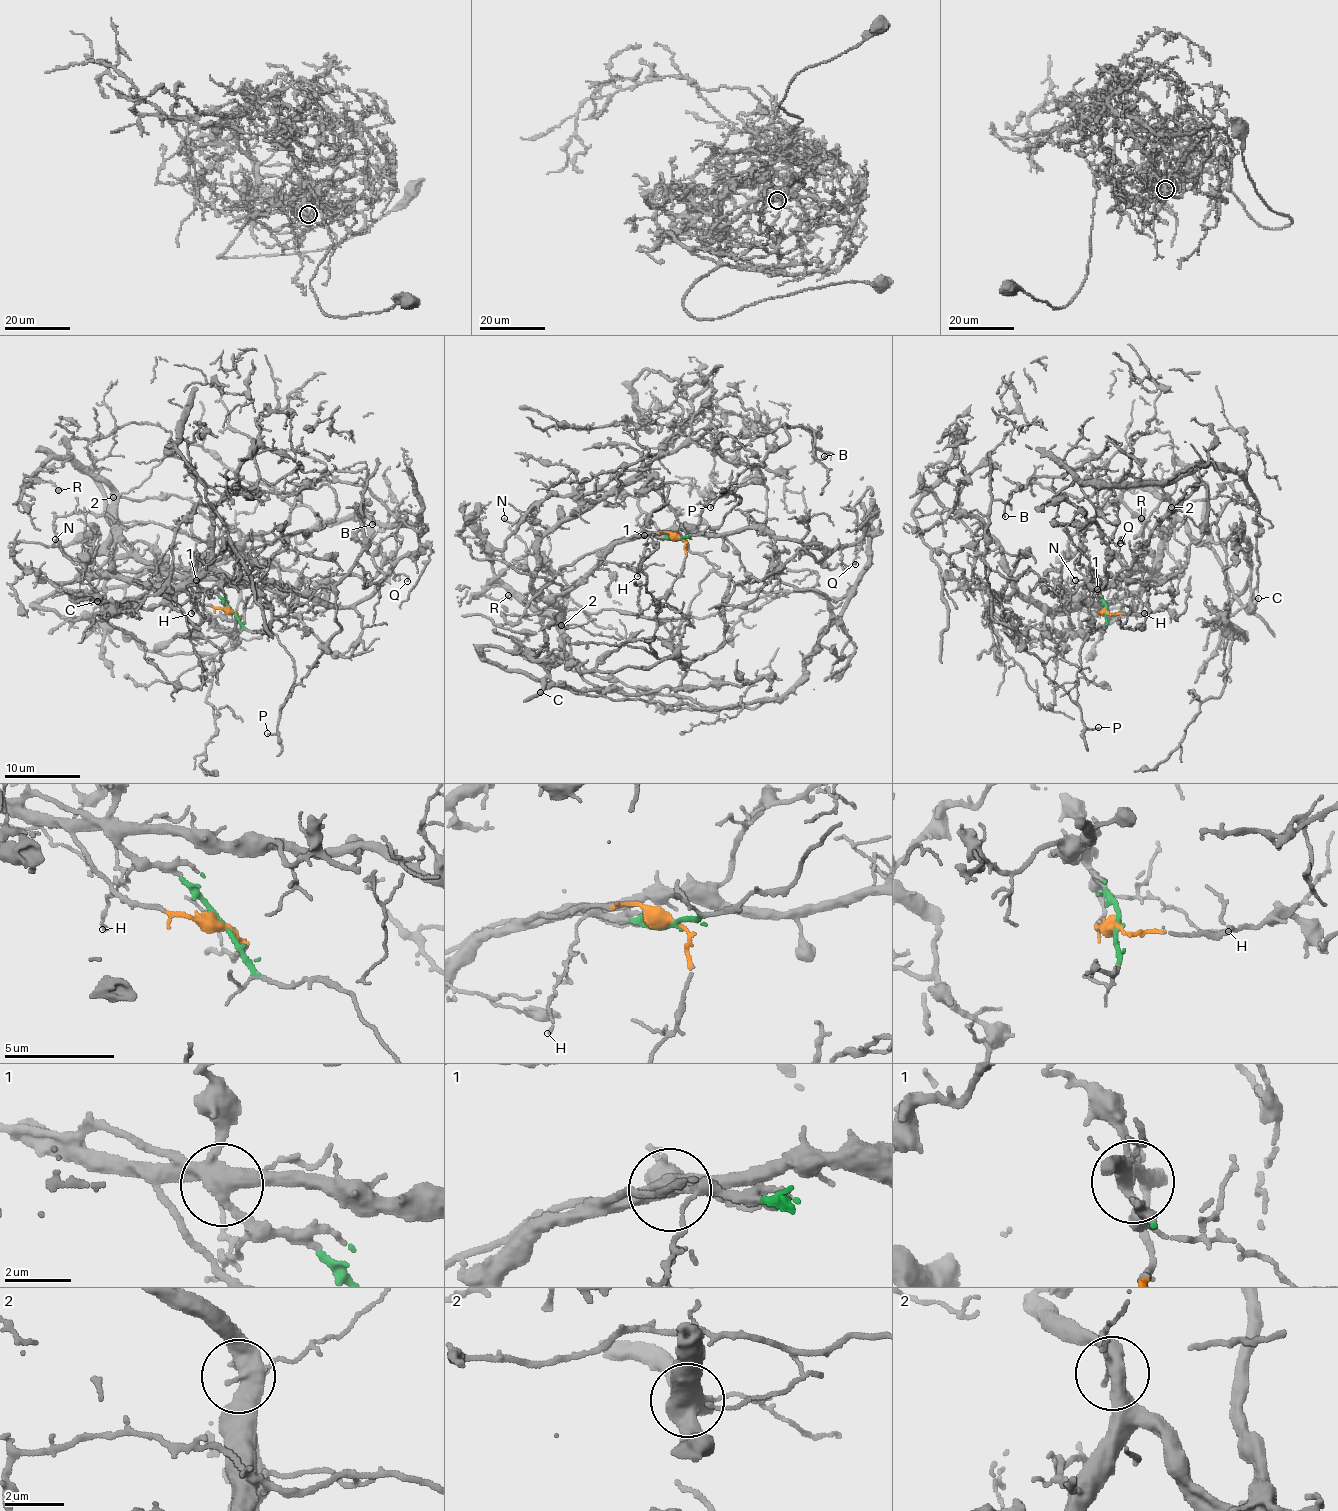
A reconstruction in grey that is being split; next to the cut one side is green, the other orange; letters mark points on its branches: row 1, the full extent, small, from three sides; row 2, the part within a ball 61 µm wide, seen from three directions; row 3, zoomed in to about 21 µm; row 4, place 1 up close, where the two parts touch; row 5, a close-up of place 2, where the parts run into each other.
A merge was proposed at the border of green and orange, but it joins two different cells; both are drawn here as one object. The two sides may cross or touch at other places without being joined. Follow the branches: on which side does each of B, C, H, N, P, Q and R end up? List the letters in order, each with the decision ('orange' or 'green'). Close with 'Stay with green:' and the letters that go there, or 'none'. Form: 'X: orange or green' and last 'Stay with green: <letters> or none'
B: green
C: orange
H: green
N: orange
P: green
Q: orange
R: orange
Stay with green: B, H, P

